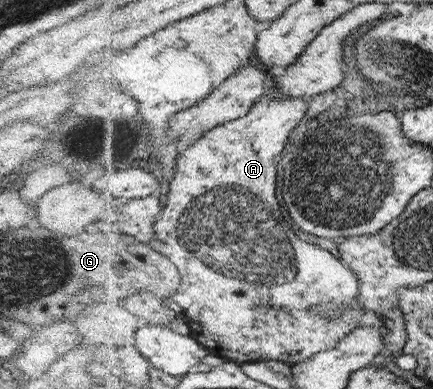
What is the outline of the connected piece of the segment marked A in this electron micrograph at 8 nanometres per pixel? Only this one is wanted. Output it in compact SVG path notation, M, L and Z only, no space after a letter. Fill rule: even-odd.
M271 85L259 103L246 116L211 129L206 133L204 138L194 143L188 150L185 150L182 156L180 156L178 174L176 174L174 182L170 182L172 186L170 187L170 193L165 198L164 210L158 222L156 222L156 226L154 226L156 234L154 234L152 242L147 244L149 248L154 248L154 250L158 250L158 252L168 256L178 266L178 270L182 274L182 286L180 286L180 290L169 298L184 308L184 316L188 320L192 331L190 335L204 345L204 347L207 347L212 355L240 364L280 360L289 363L293 367L302 365L304 362L310 361L316 354L336 349L344 338L348 337L357 327L361 326L360 320L364 316L363 308L357 303L359 279L352 272L349 264L345 264L341 259L342 255L339 245L330 238L318 237L299 229L297 224L293 222L289 214L289 208L283 199L284 167L280 165L279 157L289 150L286 142L290 140L292 130L306 118L306 112L310 108L308 100L311 100L311 98L292 98L286 95L279 95L275 91L274 86ZM337 302L351 302L351 307L347 308L345 316L342 319L328 319L324 315L321 315L320 311L313 310L313 308L320 308L321 305L330 304L330 307L334 307Z

